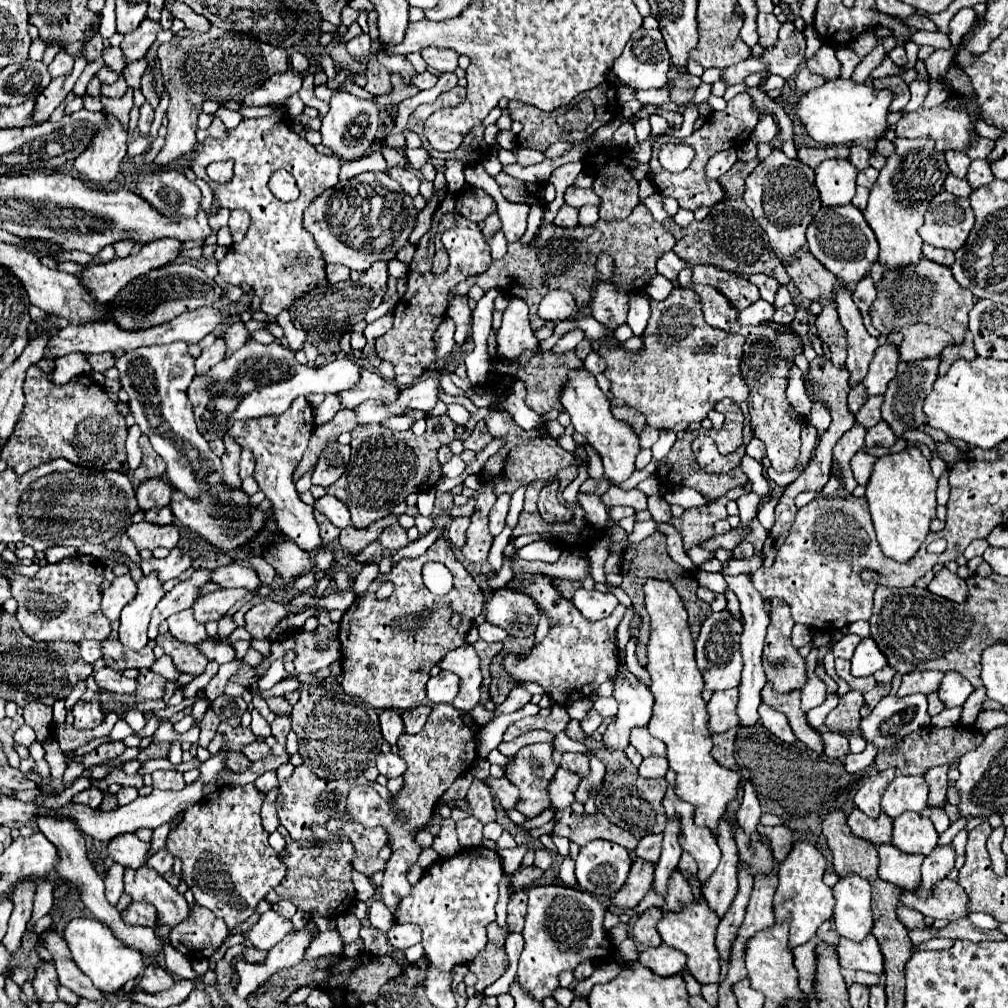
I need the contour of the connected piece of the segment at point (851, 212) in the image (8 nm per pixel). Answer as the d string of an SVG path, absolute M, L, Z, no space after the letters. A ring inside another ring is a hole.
M854 204L822 208L820 212L816 212L808 226L806 242L810 252L824 264L824 268L828 268L836 278L848 284L856 284L860 278L864 278L870 272L870 266L878 260L876 236L868 226L868 222L864 220L862 212ZM834 216L838 216L836 218L838 222L830 222L830 218ZM842 226L848 226L848 228L842 228Z

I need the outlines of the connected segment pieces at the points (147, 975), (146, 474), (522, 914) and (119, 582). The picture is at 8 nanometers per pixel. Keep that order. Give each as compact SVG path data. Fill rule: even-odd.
M152 964L152 966L146 968L140 984L142 984L142 988L144 988L148 994L156 994L156 992L162 992L162 990L172 988L174 976L172 976L168 970Z
M140 436L140 448L142 448L142 464L134 470L134 478L136 482L144 482L150 478L160 478L164 476L164 460L160 460L160 456L154 452L154 448L150 446L148 436Z
M516 890L508 902L508 928L510 932L522 932L526 918L526 892Z
M130 574L118 576L110 582L110 586L102 592L102 614L108 620L118 620L122 608L136 596L136 582Z

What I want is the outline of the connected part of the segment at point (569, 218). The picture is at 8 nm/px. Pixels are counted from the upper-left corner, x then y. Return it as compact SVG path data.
M562 204L556 218L554 218L556 226L566 226L566 228L574 228L578 226L578 208L572 208L568 204Z

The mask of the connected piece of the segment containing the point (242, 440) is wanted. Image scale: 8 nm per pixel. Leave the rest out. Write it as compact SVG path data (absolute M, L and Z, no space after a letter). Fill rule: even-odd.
M298 396L292 402L292 406L278 418L264 416L256 420L240 420L234 422L234 426L230 428L230 436L234 436L234 440L240 446L246 446L254 452L256 462L253 477L256 478L259 489L272 502L272 516L278 522L280 530L306 552L320 548L322 540L320 540L318 524L312 516L314 508L306 506L298 498L298 492L294 488L294 470L296 464L300 464L302 460L312 430L314 430L314 410L304 396Z

